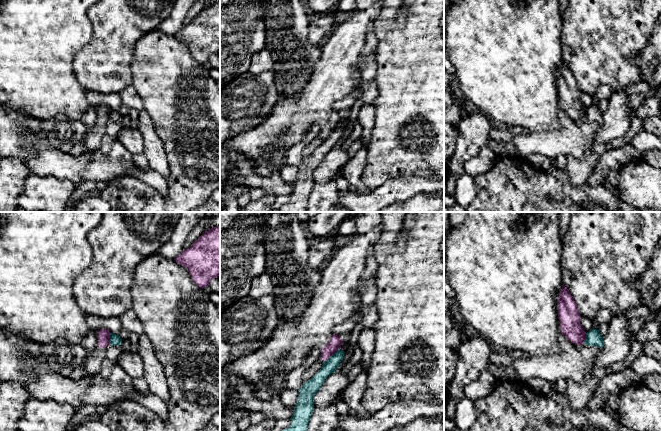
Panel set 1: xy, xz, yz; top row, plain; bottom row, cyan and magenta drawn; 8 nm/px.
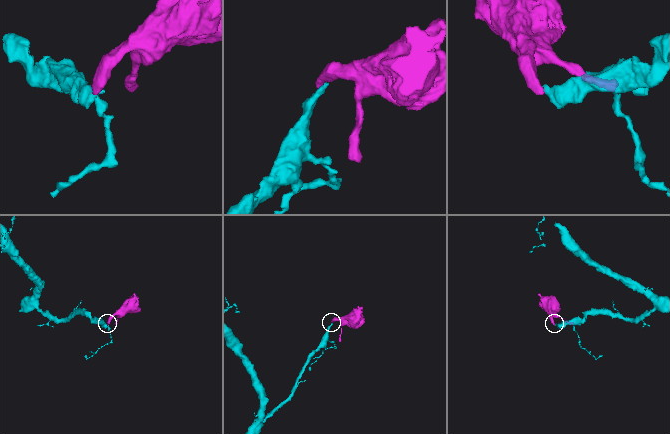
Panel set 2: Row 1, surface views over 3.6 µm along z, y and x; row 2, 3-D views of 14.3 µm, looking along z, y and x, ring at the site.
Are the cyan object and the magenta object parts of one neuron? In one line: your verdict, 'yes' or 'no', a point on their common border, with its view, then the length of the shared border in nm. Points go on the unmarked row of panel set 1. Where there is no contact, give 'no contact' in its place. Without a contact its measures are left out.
no; contact xz (332, 131); length 160 nm

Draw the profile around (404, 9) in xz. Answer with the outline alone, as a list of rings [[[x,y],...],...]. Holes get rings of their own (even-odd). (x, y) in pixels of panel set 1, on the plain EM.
[[[403,0],[403,4],[399,10],[399,15],[395,18],[395,20],[399,23],[405,22],[406,16],[409,12],[409,8],[414,0]]]

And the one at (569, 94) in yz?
[[[563,60],[557,74],[561,109],[573,120],[584,120],[586,108],[580,101],[580,90],[569,66]]]

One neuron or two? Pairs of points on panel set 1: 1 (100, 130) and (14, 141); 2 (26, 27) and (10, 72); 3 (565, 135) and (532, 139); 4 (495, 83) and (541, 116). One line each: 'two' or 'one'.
1: two
2: one
3: one
4: one

